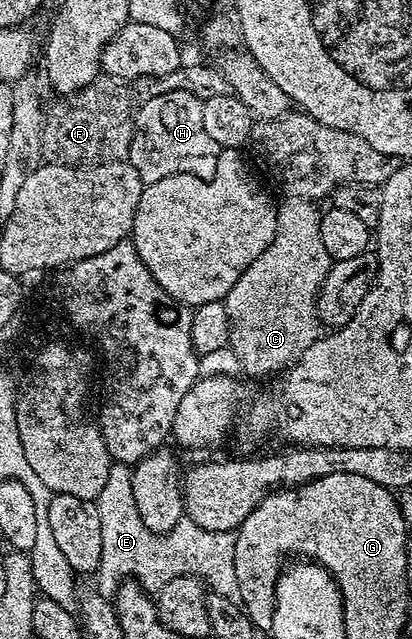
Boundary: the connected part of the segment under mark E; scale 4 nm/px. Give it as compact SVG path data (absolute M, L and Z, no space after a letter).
M112 464L109 479L95 500L101 522L101 561L95 572L96 590L108 599L114 598L120 582L132 579L149 593L159 591L173 577L193 575L202 579L213 592L240 604L236 571L236 534L230 531L201 529L184 517L165 535L149 533L133 498L130 466Z

